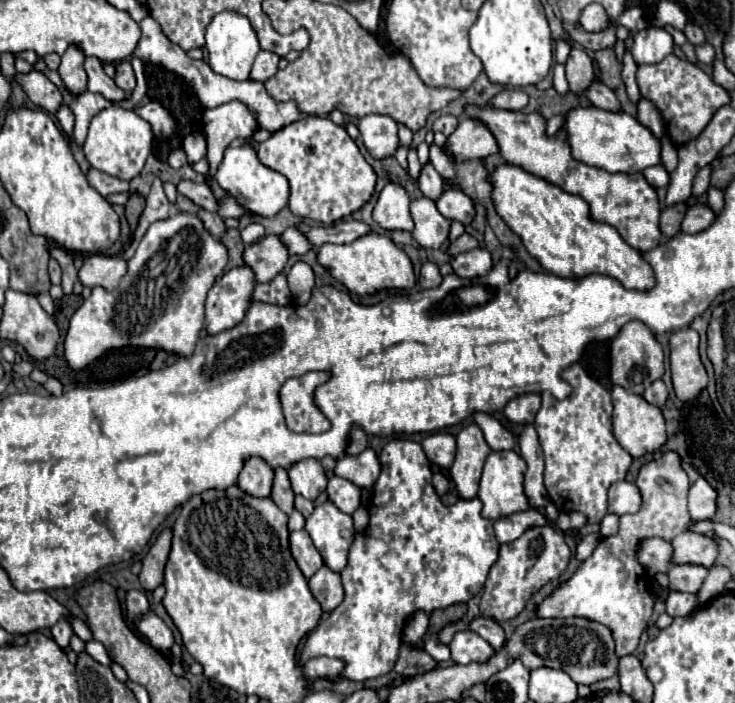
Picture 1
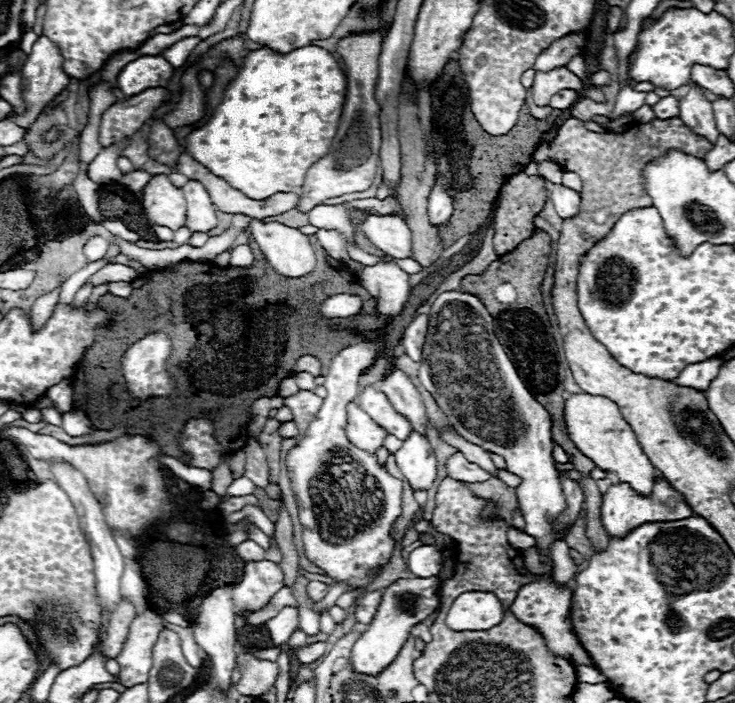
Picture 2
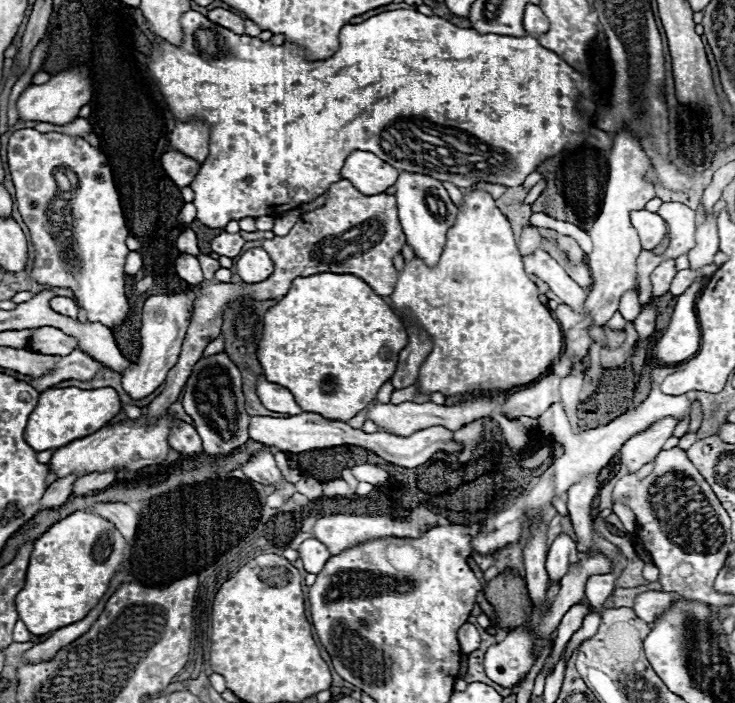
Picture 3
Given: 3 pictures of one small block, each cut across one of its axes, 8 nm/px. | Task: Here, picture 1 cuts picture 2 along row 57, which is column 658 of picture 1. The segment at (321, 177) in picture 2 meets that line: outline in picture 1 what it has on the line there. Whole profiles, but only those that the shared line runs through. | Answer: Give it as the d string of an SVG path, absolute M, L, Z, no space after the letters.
M634 320L622 326L616 338L610 340L610 378L612 384L618 384L634 394L644 394L644 390L664 374L664 352L660 342L654 338L654 332Z

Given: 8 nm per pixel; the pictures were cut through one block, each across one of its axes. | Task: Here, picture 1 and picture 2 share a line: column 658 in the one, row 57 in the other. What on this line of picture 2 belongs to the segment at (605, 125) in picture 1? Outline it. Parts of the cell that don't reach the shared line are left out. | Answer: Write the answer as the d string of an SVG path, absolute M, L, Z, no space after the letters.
M142 56L122 68L118 74L118 88L126 98L136 96L148 88L164 88L172 78L174 68L164 56Z

